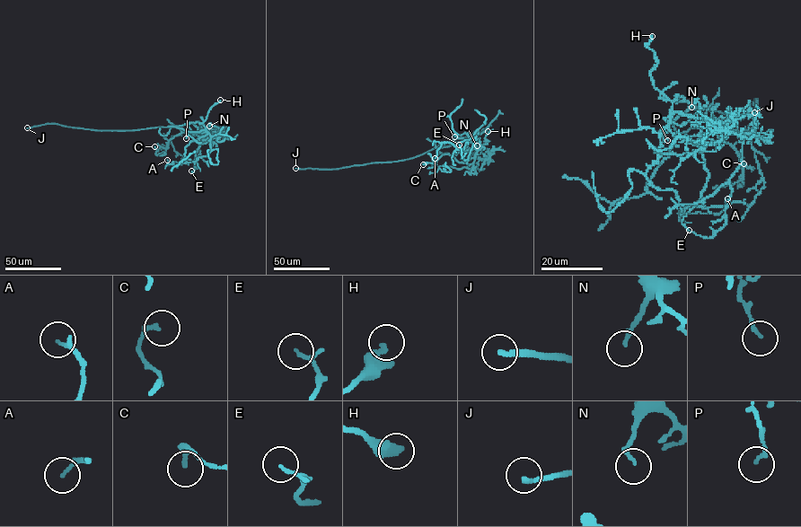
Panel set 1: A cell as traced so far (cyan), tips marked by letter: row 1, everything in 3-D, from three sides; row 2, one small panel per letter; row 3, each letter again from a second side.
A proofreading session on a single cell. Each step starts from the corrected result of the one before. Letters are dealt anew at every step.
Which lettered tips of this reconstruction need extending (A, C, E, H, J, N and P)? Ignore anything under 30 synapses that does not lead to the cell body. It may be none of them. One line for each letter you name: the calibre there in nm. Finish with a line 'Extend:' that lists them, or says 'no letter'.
J: 190 nm thick
Extend: J

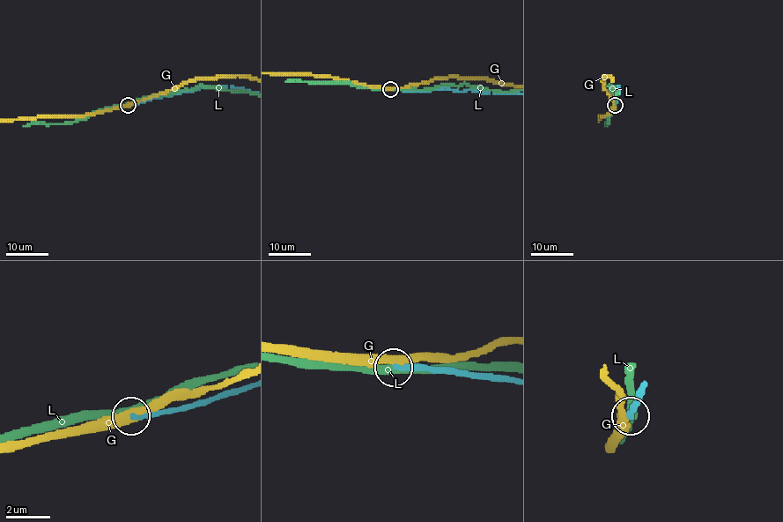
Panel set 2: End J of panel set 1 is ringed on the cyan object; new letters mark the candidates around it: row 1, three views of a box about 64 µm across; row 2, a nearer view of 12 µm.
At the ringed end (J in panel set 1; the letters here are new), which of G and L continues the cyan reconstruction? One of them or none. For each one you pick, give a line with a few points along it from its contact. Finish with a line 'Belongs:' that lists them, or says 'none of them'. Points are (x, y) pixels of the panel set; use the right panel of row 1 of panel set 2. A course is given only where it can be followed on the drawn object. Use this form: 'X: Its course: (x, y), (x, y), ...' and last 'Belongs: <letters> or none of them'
Belongs: none of them

